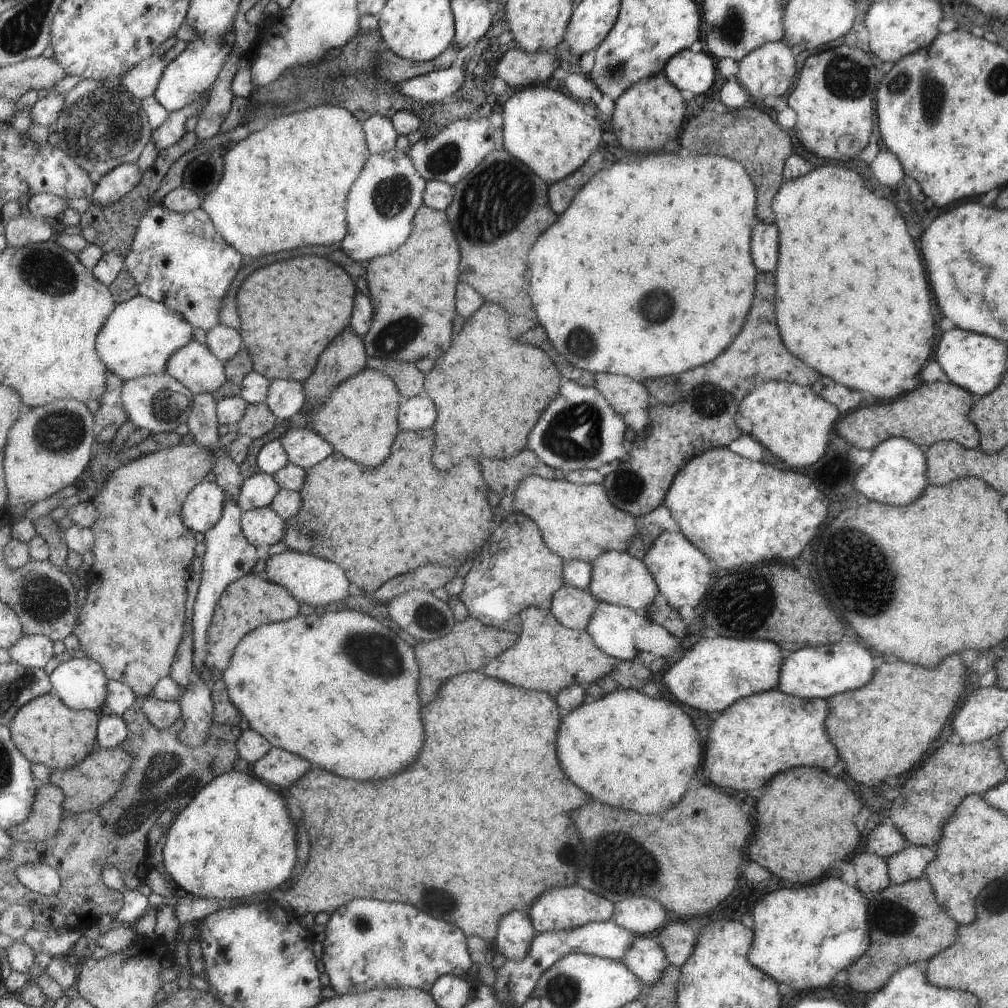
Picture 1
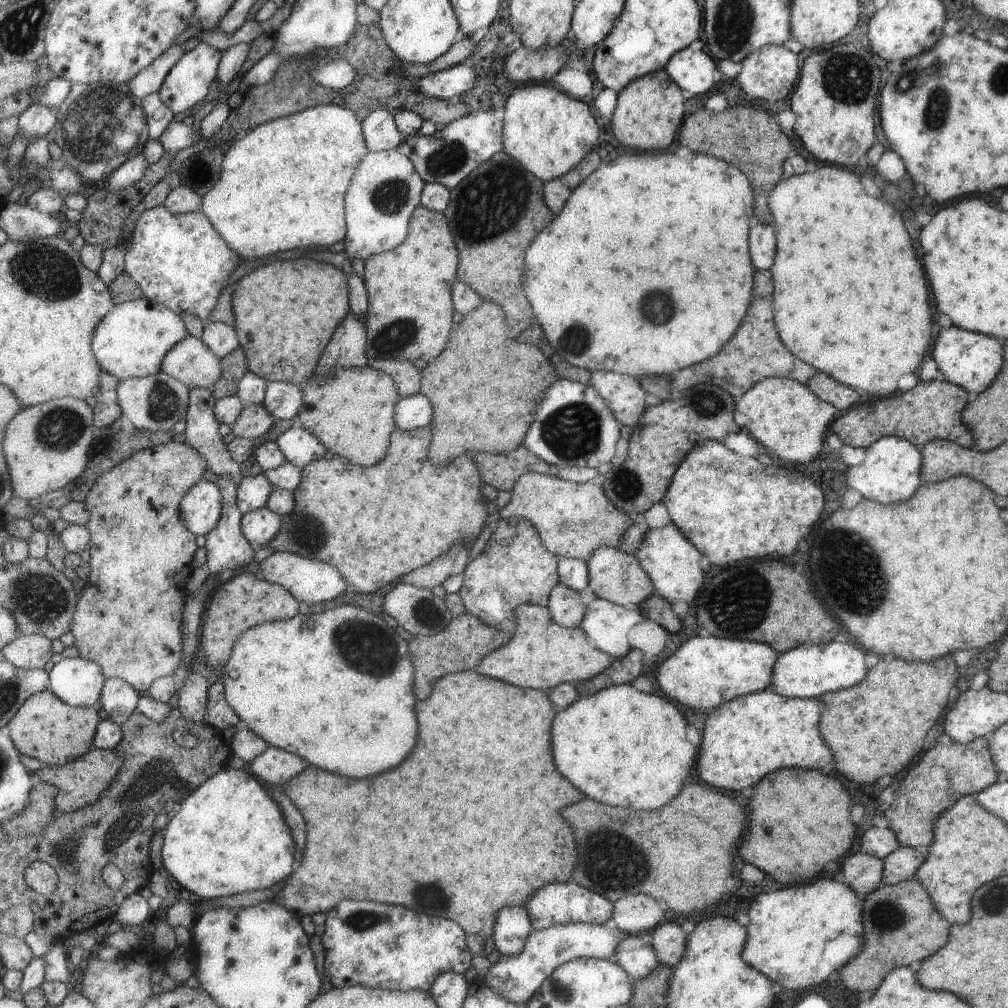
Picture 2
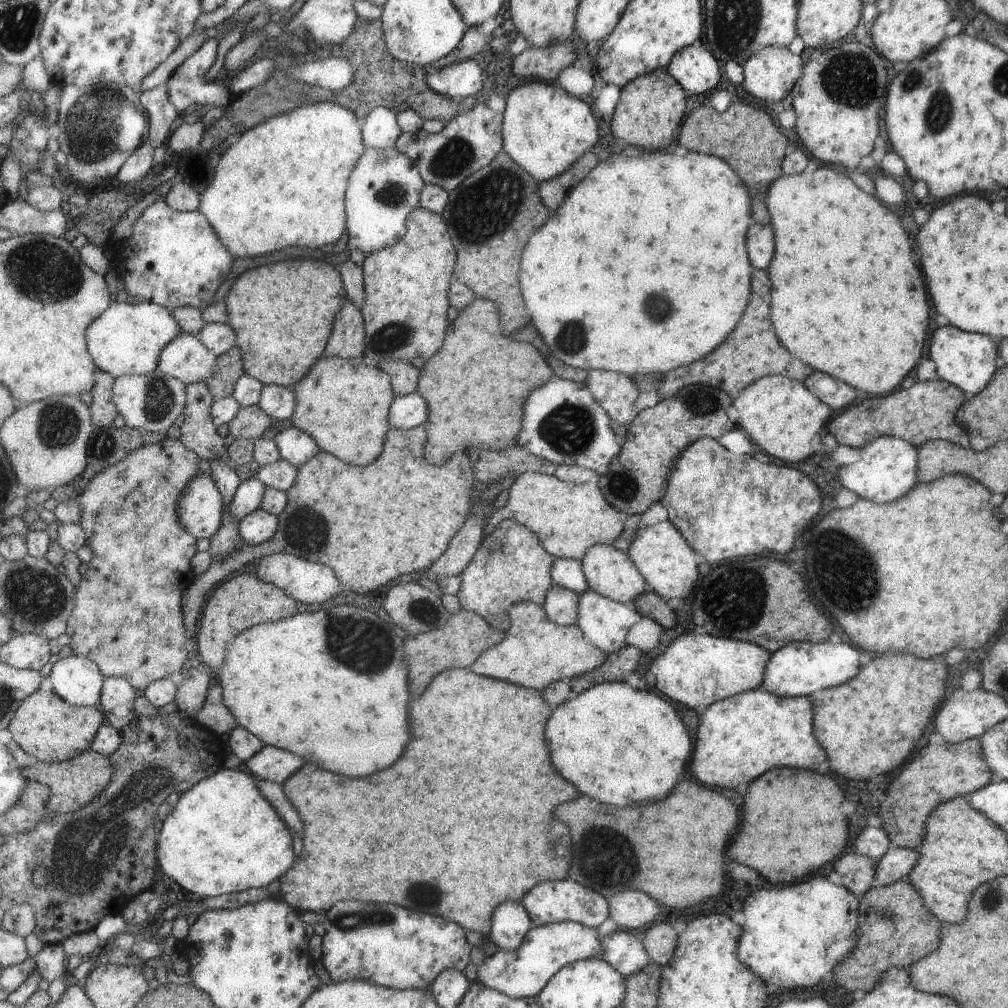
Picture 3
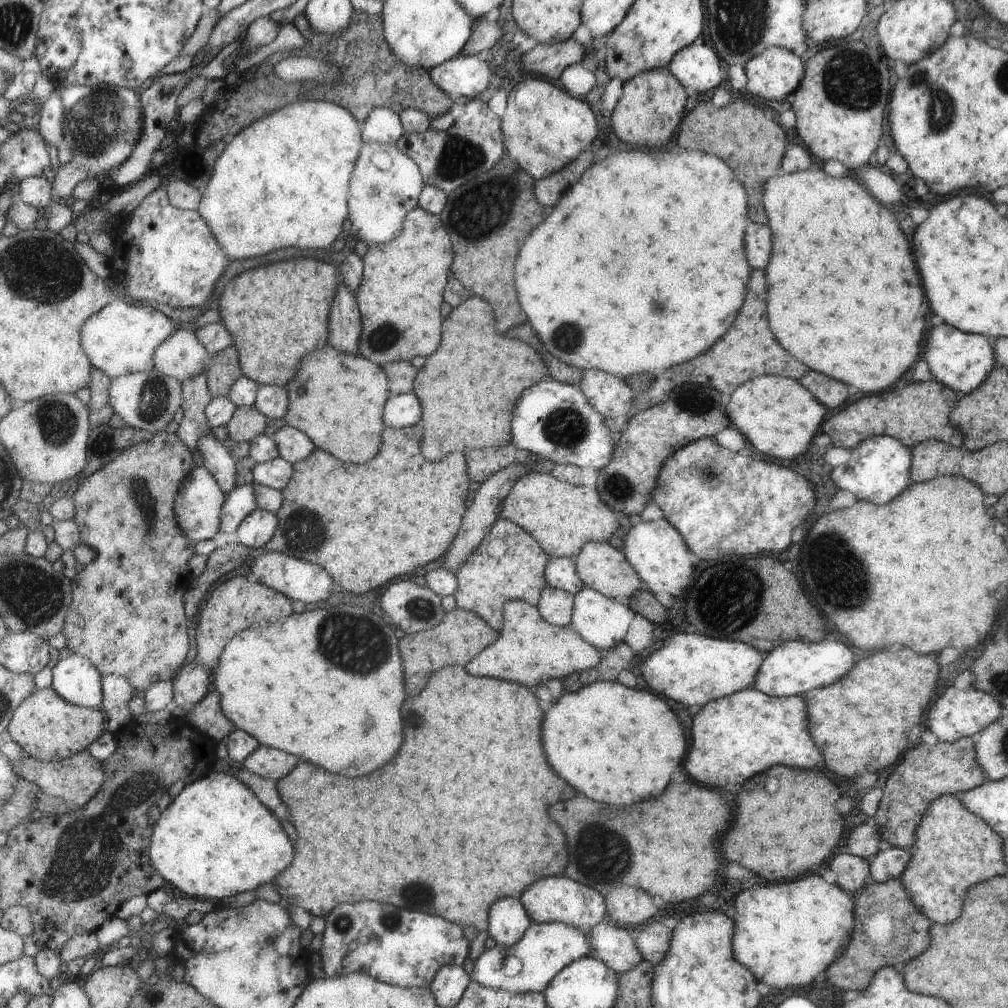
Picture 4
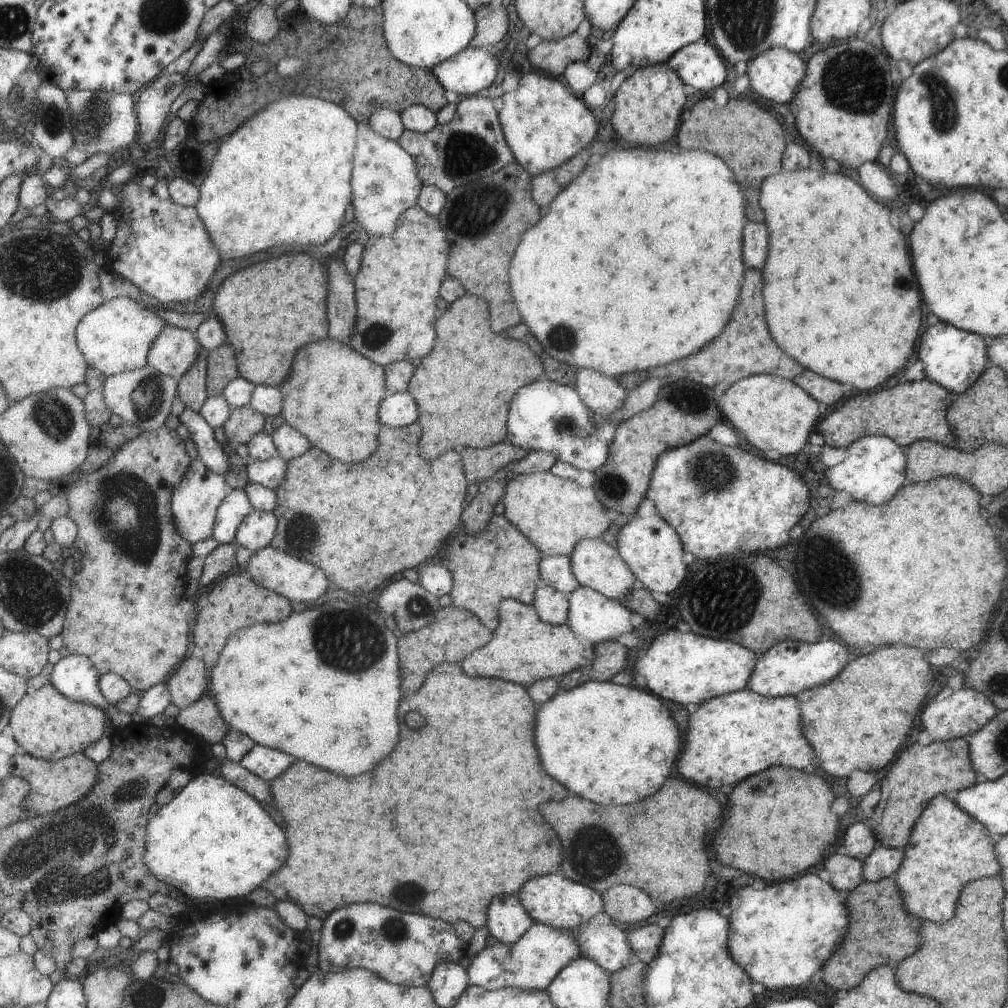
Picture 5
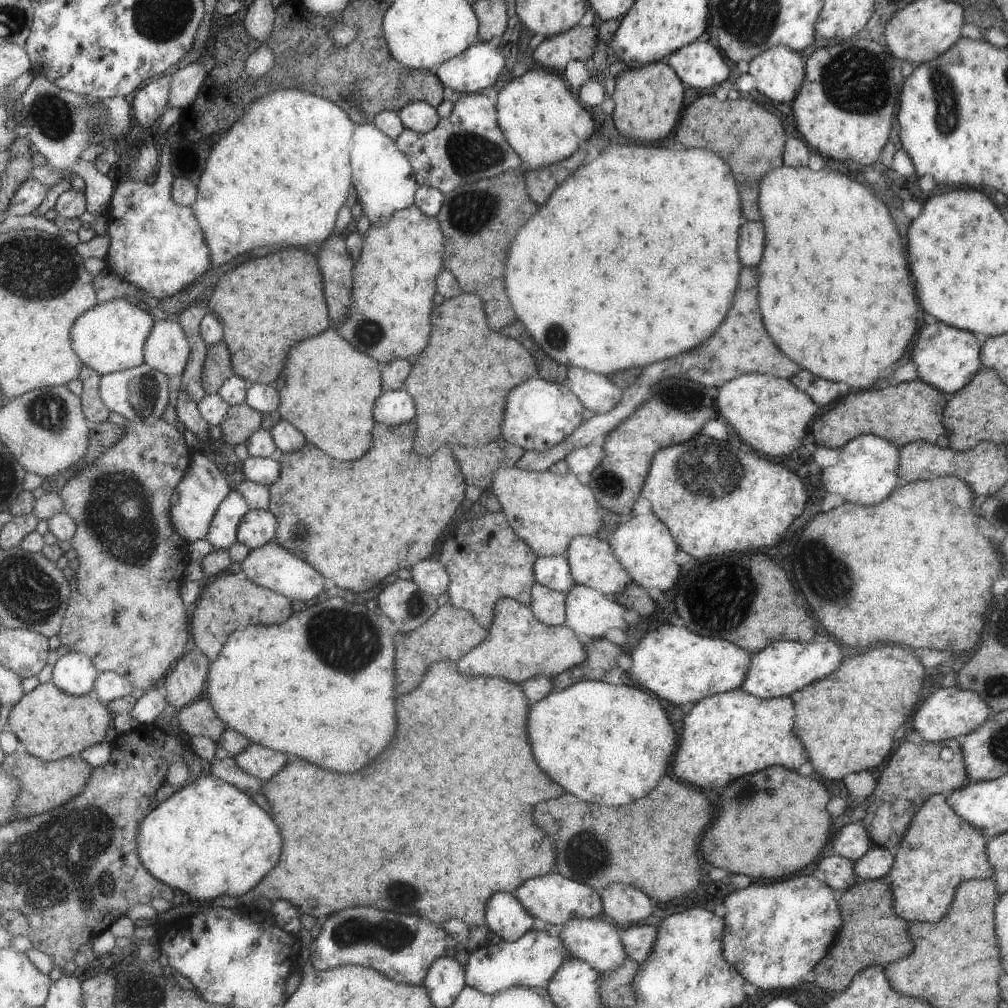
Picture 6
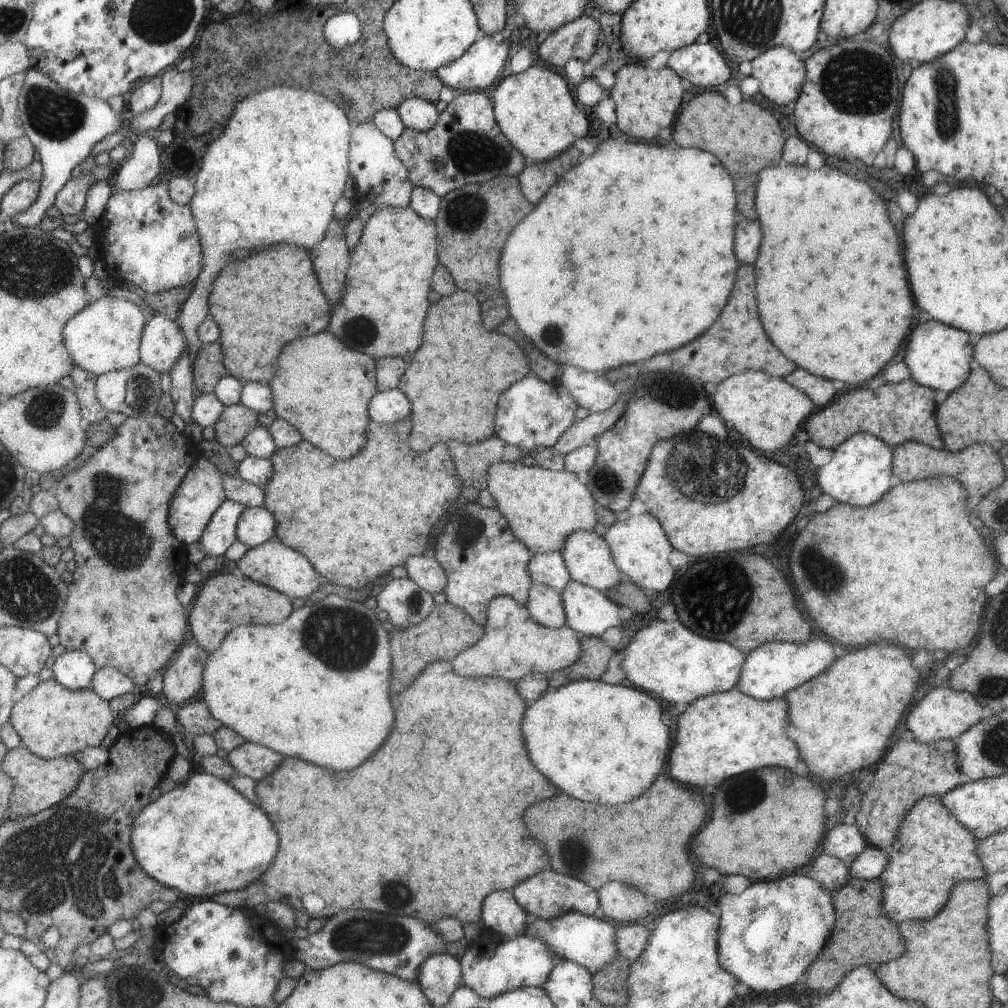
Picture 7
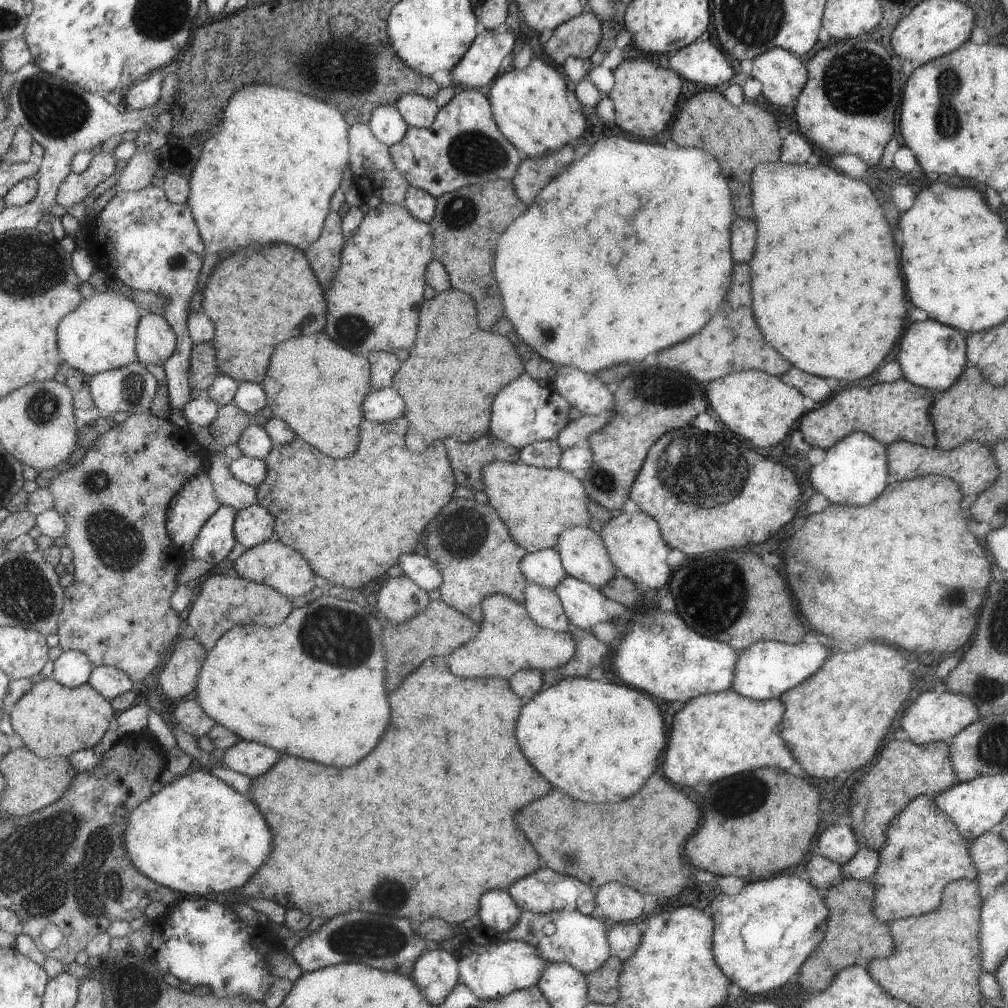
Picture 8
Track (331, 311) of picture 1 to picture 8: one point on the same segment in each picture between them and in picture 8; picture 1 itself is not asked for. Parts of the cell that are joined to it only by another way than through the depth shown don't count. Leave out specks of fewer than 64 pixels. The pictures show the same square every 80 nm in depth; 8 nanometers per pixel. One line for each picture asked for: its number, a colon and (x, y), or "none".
2: (301, 303)
3: (283, 327)
4: (273, 337)
5: (270, 310)
6: (269, 304)
7: (261, 303)
8: (260, 297)

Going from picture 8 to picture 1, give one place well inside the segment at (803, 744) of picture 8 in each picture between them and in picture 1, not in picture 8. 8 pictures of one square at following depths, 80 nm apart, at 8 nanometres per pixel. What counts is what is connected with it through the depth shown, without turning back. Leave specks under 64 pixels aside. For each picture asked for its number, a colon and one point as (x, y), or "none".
1: (884, 729)
2: (874, 728)
3: (868, 726)
4: (861, 723)
5: (865, 714)
6: (847, 721)
7: (847, 715)

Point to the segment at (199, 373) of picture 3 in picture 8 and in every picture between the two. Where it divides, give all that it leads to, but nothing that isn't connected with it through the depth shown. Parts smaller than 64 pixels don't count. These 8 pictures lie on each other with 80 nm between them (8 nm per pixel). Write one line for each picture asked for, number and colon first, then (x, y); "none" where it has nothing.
4: (182, 355)
5: (177, 350)
6: (167, 349)
7: (164, 343)
8: (157, 340)

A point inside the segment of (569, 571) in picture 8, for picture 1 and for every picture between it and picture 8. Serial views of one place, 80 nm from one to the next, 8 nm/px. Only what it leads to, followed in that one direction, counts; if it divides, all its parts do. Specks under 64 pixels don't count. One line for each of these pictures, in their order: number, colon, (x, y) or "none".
1: (617, 578)
2: (617, 577)
3: (609, 572)
4: (605, 569)
5: (595, 564)
6: (591, 562)
7: (587, 557)

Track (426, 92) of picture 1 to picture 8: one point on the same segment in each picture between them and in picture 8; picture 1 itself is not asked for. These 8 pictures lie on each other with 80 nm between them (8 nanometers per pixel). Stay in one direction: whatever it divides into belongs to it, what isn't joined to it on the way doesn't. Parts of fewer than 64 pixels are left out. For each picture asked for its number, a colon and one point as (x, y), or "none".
2: (447, 84)
3: (464, 78)
4: (464, 75)
5: (467, 73)
6: (479, 66)
7: (482, 65)
8: (483, 63)

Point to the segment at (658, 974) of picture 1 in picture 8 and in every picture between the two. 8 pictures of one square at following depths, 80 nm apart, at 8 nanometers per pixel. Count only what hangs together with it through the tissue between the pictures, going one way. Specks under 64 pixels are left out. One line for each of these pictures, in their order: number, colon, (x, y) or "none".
2: (636, 956)
3: (624, 951)
4: (614, 946)
5: (606, 944)
6: (597, 942)
7: (589, 941)
8: (568, 936)

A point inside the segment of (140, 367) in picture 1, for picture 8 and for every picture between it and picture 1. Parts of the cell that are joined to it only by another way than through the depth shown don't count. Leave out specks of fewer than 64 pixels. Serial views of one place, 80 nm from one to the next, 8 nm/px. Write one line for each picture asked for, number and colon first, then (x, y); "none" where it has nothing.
2: (132, 341)
3: (128, 339)
4: (121, 339)
5: (117, 337)
6: (110, 337)
7: (106, 336)
8: (101, 334)

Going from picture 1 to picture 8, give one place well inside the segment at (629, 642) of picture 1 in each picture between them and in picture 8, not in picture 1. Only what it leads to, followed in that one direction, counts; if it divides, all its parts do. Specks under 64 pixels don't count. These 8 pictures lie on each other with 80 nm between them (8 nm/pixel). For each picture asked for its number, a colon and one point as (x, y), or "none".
2: (605, 624)
3: (604, 622)
4: (601, 621)
5: (599, 618)
6: (588, 612)
7: (588, 611)
8: (582, 602)

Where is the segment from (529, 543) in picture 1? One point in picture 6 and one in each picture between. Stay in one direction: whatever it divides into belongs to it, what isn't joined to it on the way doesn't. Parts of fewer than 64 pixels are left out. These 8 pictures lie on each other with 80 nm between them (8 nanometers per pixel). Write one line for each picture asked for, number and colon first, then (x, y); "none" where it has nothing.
2: (514, 568)
3: (511, 566)
4: (508, 564)
5: (500, 563)
6: (487, 560)

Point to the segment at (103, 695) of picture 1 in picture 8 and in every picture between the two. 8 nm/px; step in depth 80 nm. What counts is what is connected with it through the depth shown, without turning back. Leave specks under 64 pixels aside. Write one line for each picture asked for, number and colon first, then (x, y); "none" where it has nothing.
2: (79, 681)
3: (78, 680)
4: (77, 678)
5: (77, 677)
6: (76, 673)
7: (75, 670)
8: (73, 668)

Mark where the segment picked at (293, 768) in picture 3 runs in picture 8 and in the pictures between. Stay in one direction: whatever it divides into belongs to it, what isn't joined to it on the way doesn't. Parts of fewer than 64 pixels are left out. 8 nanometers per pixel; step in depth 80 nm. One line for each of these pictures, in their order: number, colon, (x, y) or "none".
4: (270, 763)
5: (269, 764)
6: (260, 761)
7: (256, 761)
8: (254, 759)

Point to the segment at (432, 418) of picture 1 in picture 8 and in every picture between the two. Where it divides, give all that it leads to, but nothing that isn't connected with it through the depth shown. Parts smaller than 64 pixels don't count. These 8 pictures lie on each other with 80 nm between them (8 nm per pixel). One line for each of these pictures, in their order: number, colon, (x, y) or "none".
2: (415, 411)
3: (408, 411)
4: (402, 410)
5: (400, 409)
6: (392, 407)
7: (393, 405)
8: (384, 405)

